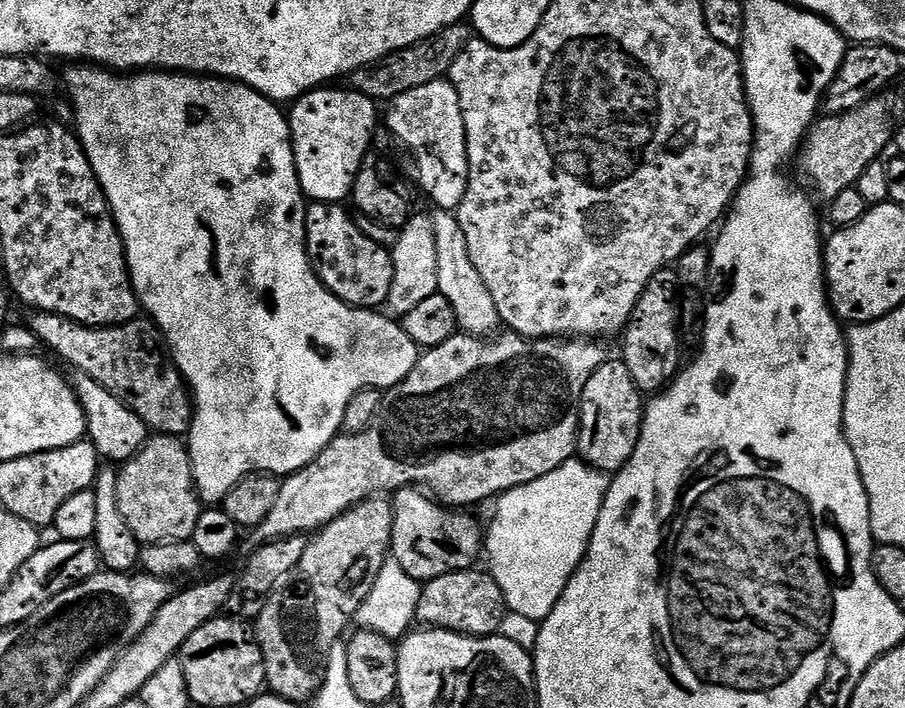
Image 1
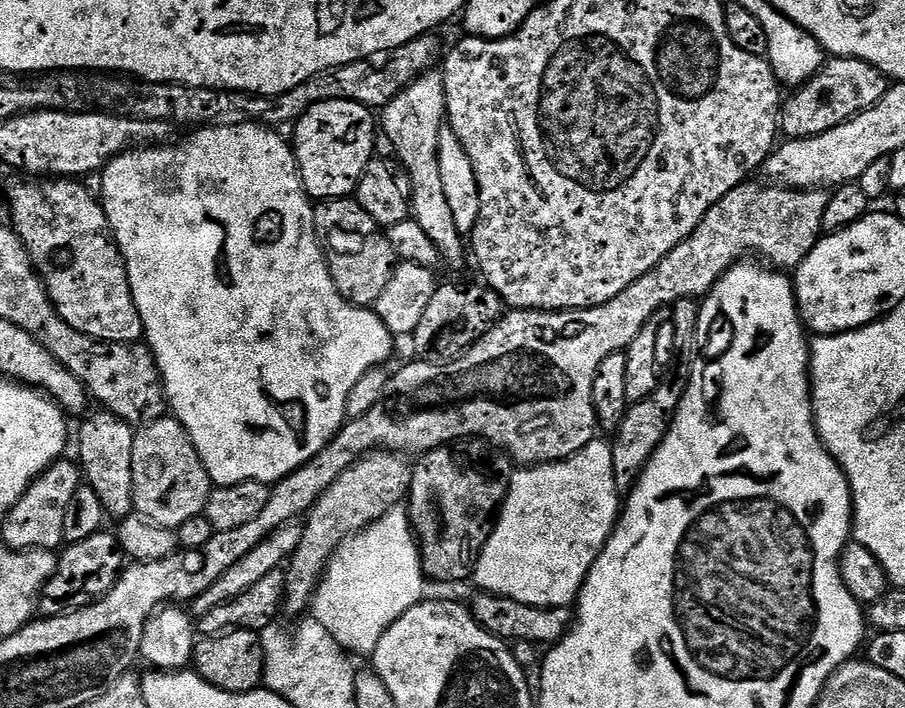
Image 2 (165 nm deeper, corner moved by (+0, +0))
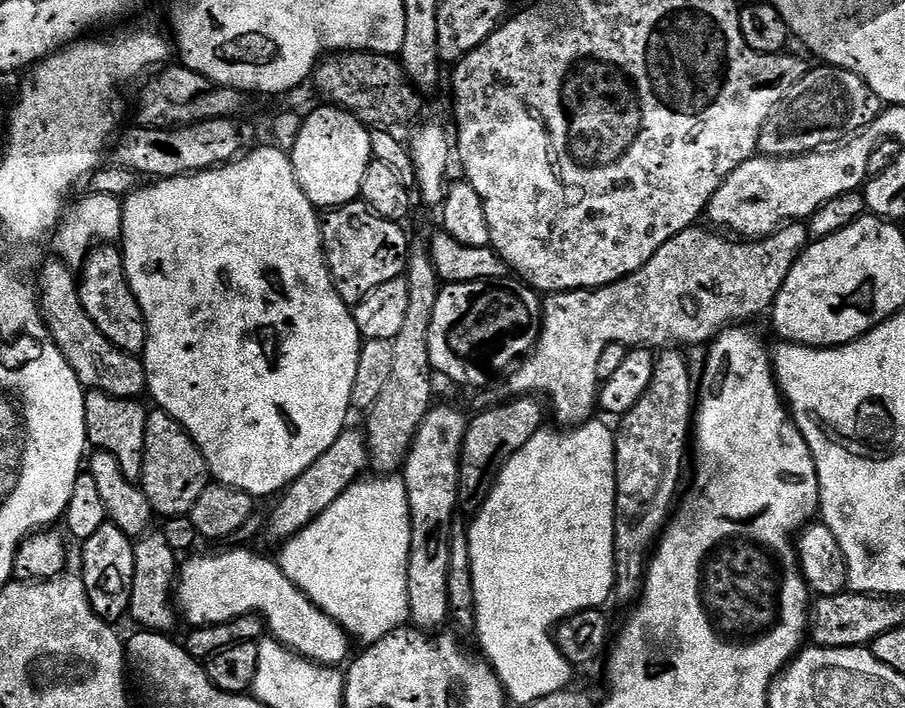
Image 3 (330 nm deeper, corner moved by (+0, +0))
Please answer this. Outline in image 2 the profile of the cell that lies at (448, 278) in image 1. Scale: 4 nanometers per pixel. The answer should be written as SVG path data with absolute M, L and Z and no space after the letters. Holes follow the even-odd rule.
M433 70L419 76L383 108L382 127L394 142L395 159L404 163L403 171L410 185L411 219L417 220L422 230L430 234L430 240L438 246L441 257L447 263L449 260L456 264L463 258L464 252L466 256L466 240L458 226L454 226L454 217L442 186L442 169L438 166L438 138L441 128L445 127L447 115L444 74L443 71Z

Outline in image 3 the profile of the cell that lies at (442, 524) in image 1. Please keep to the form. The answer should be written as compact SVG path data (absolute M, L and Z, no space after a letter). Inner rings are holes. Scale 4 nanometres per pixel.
M518 396L509 401L509 404L488 408L481 416L468 420L464 445L460 451L460 486L466 504L468 500L472 510L479 509L485 495L492 491L494 477L502 471L510 457L518 454L518 450L522 450L522 446L526 446L526 442L530 442L530 438L545 427L546 408L537 397Z

